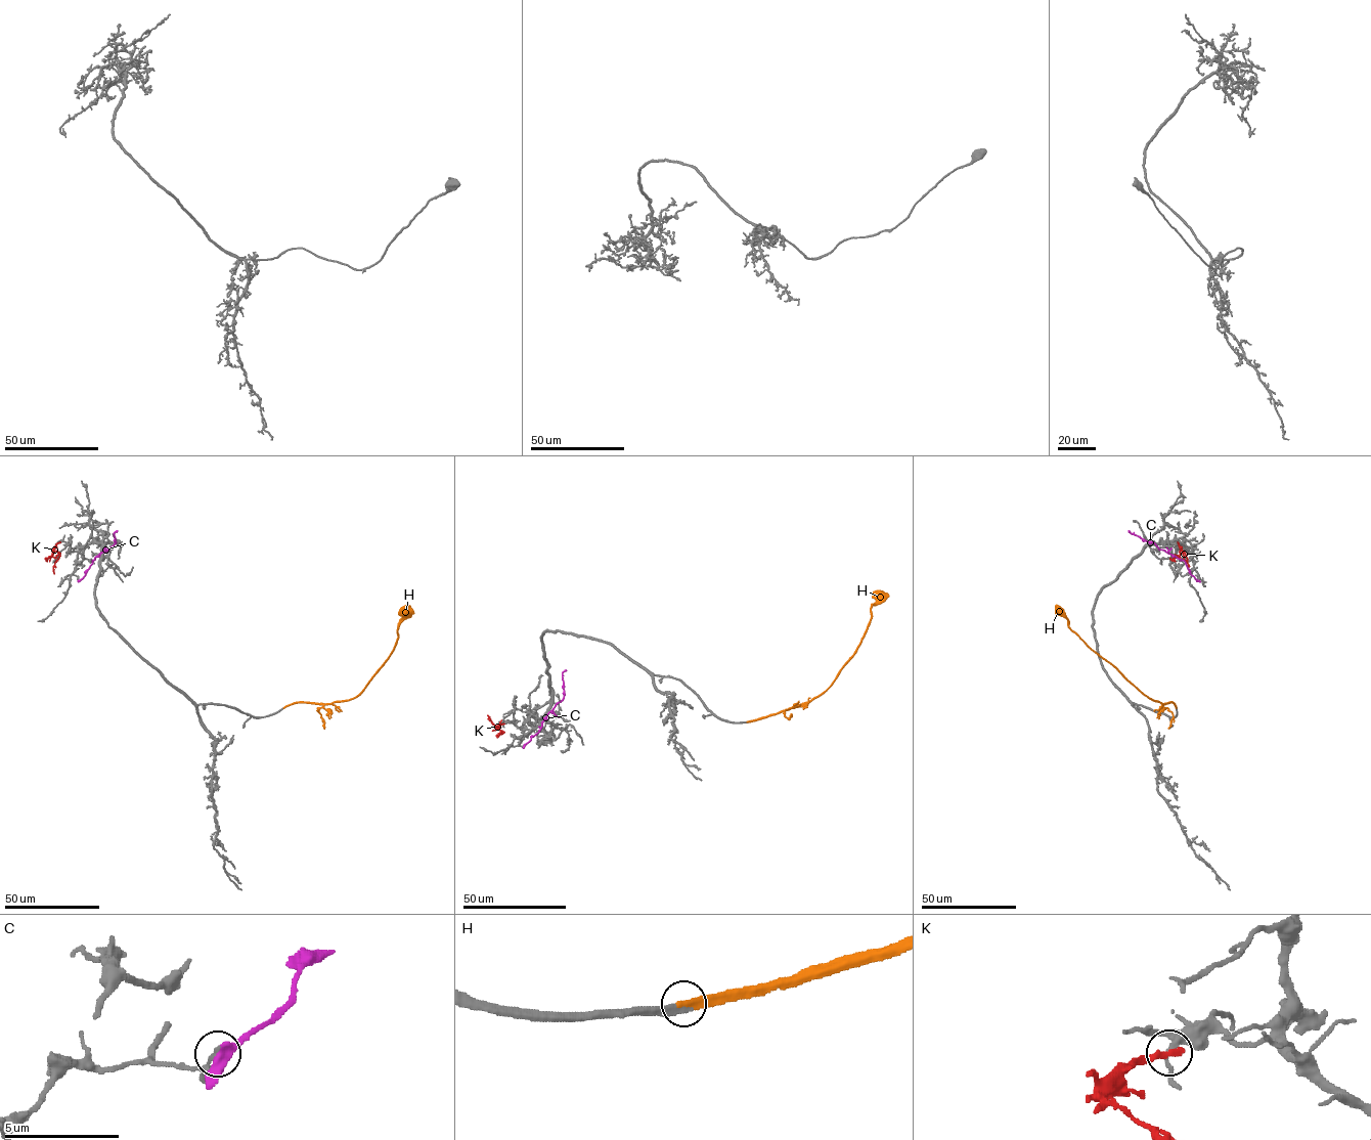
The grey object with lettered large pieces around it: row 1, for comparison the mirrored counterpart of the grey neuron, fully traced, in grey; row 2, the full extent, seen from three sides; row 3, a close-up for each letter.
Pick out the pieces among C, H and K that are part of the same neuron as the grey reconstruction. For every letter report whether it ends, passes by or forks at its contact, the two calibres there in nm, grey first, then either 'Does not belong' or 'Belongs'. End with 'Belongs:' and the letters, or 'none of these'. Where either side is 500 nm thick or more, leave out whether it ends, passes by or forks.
C: It passes by. Thickness 200 nm (grey) against 480 nm. Does not belong
H: It ends there. Thickness 360 nm (grey) against 340 nm. Belongs
K: It ends there. Thickness 240 nm (grey) against 320 nm. Does not belong
Belongs: H

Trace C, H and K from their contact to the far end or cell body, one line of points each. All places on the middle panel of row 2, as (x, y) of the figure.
C: (524, 745), (539, 730), (546, 714), (563, 699), (563, 673), (566, 670)
H: (747, 721), (798, 707), (821, 695), (853, 655), (871, 617), (871, 607), (883, 592)
K: (502, 724), (497, 728), (503, 732), (497, 738)

